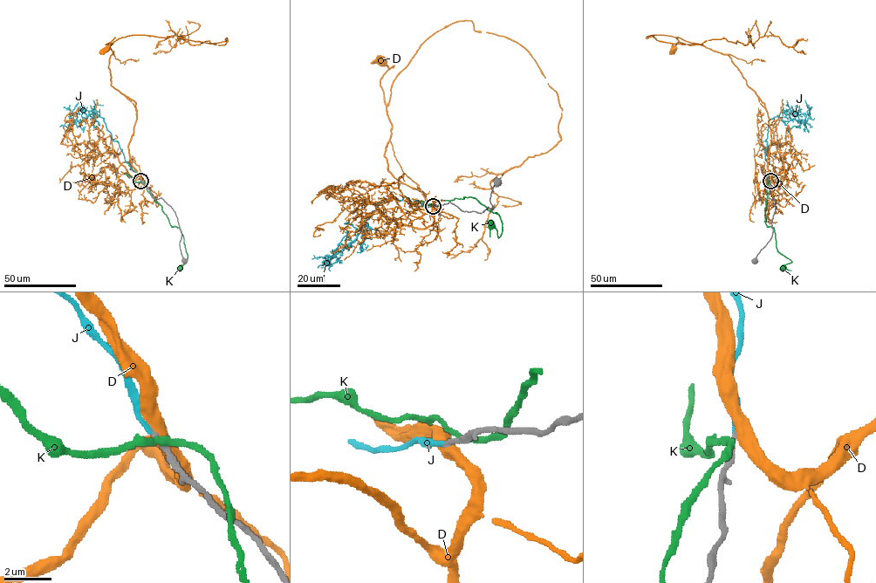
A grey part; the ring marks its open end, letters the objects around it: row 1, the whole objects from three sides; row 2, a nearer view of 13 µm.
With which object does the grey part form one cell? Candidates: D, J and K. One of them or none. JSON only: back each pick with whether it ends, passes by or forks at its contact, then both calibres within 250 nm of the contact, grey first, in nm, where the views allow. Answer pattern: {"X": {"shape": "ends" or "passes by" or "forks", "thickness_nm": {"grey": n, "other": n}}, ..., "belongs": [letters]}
{"J": {"shape": "ends", "thickness_nm": {"grey": 200, "other": 170}}, "belongs": ["J"]}

